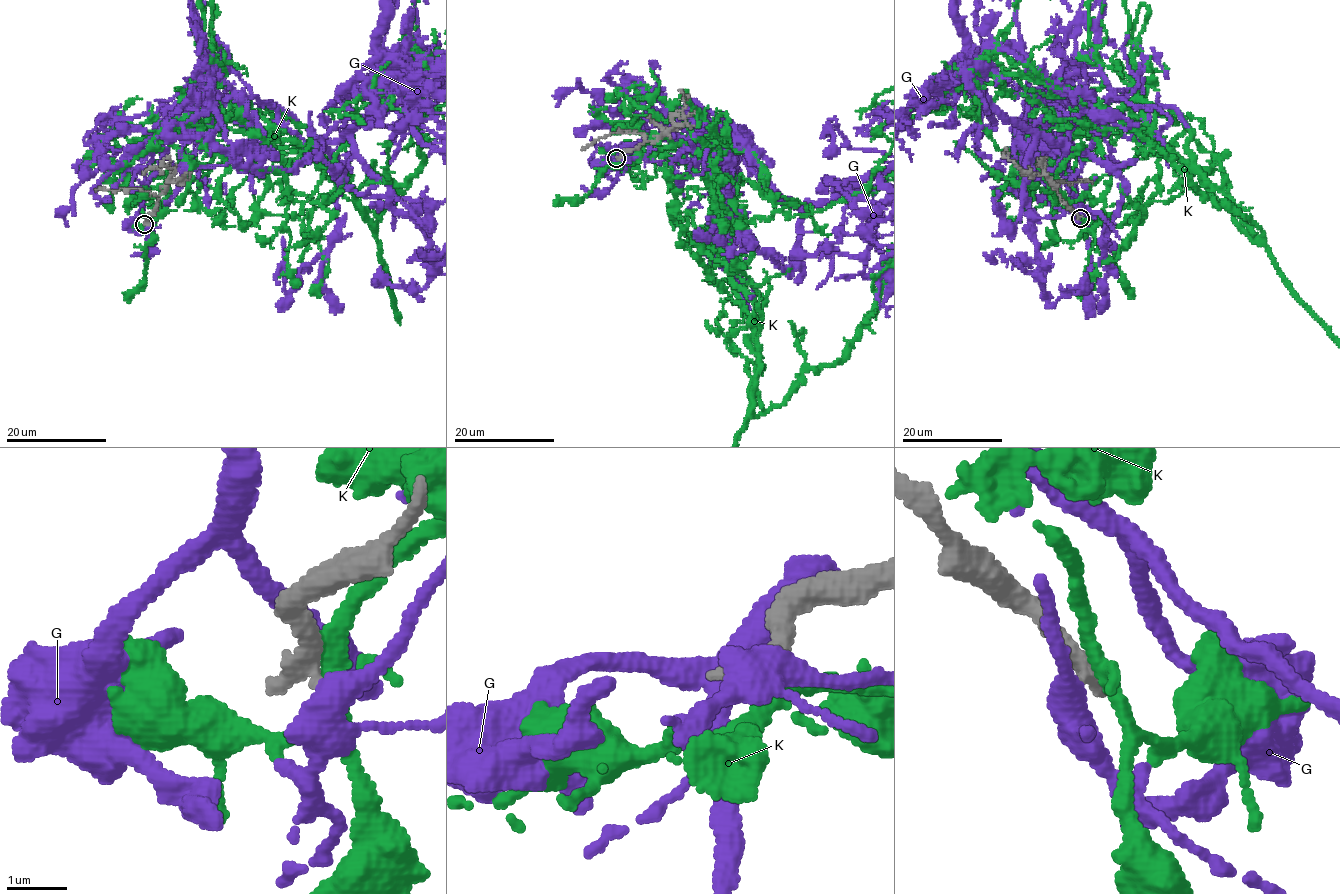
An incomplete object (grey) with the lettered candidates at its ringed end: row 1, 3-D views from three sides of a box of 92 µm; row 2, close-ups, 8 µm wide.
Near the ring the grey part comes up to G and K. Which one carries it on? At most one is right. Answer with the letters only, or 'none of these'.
none of these

